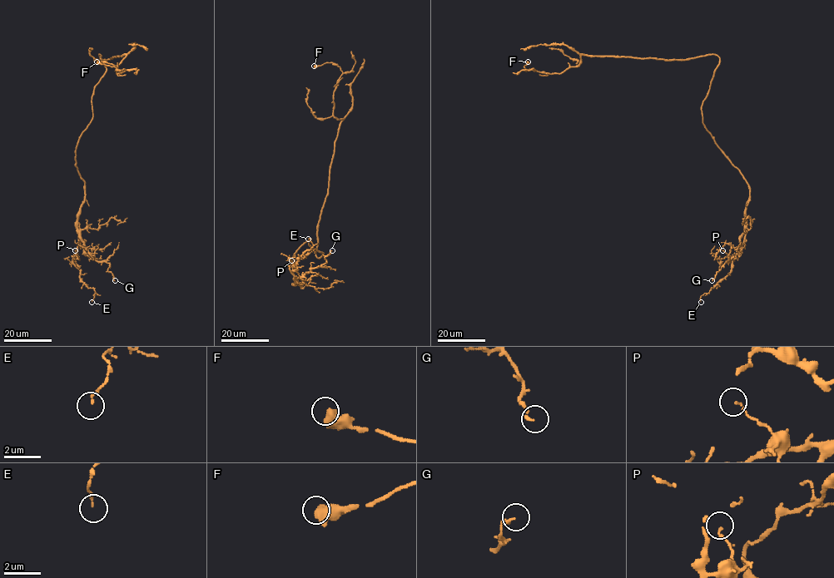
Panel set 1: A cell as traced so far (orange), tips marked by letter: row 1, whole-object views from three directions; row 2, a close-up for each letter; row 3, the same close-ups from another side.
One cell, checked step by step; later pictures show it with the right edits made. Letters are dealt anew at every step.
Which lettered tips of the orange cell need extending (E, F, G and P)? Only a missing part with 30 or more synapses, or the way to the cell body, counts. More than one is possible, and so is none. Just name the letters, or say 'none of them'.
none of them

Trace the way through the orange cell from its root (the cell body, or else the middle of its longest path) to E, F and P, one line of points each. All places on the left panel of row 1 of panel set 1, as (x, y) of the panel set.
E: (98, 82), (92, 118), (75, 157), (85, 190), (75, 261), (80, 279), (96, 293), (91, 302)
F: (98, 82), (106, 71), (99, 54), (104, 60), (126, 55), (116, 66), (119, 73), (125, 70), (96, 61)
P: (98, 82), (91, 97), (92, 118), (76, 149), (85, 200), (77, 219), (77, 254), (72, 256), (75, 250)

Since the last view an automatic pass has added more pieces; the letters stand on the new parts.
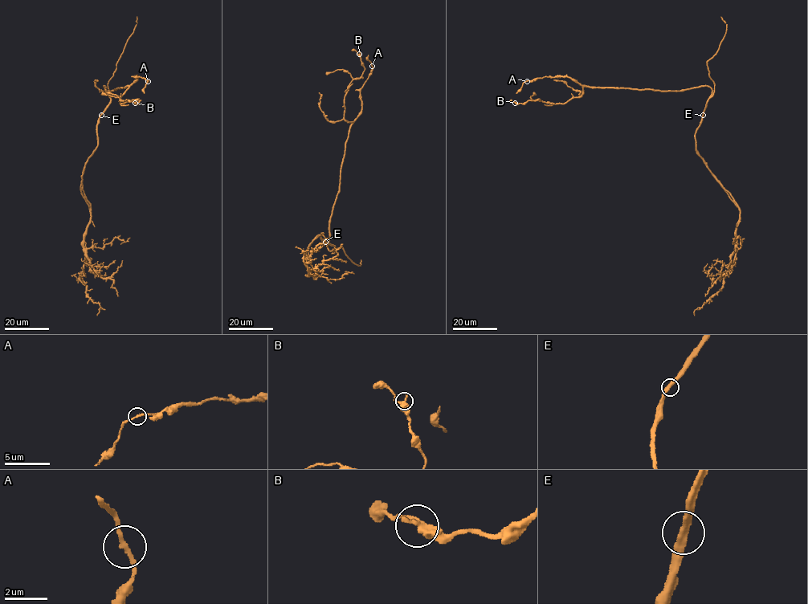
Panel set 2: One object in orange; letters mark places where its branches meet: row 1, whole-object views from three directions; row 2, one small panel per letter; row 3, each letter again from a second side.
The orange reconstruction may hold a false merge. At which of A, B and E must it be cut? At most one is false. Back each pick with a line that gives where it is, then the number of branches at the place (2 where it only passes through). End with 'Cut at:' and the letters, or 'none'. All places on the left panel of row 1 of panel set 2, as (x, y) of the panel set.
Cut at: none

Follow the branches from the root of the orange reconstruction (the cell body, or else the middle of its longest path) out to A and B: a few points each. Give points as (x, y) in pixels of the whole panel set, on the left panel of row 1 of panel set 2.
A: (105, 108), (110, 99), (104, 86), (106, 90), (112, 91), (128, 86), (136, 76), (148, 80)
B: (105, 108), (110, 99), (104, 86), (108, 91), (128, 86), (120, 97), (120, 104), (140, 100), (135, 103)

